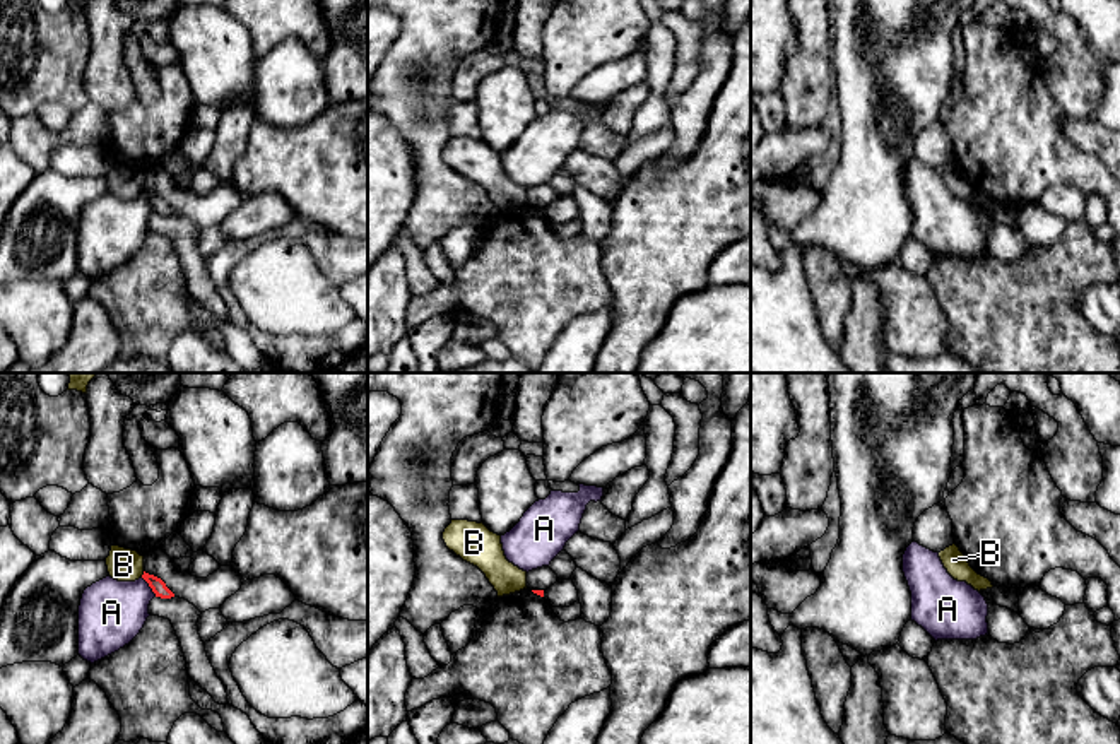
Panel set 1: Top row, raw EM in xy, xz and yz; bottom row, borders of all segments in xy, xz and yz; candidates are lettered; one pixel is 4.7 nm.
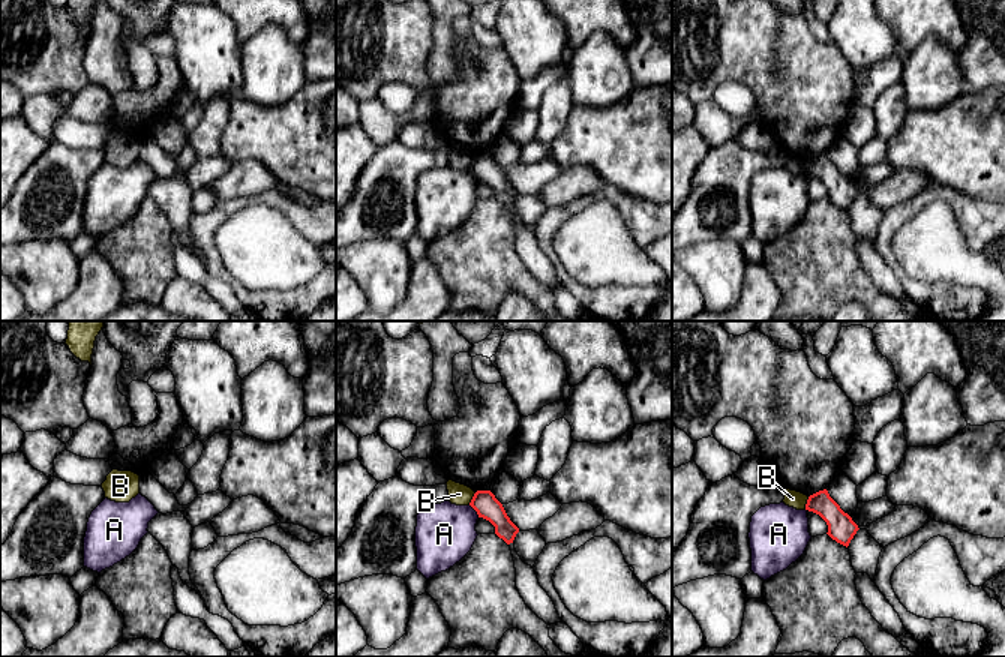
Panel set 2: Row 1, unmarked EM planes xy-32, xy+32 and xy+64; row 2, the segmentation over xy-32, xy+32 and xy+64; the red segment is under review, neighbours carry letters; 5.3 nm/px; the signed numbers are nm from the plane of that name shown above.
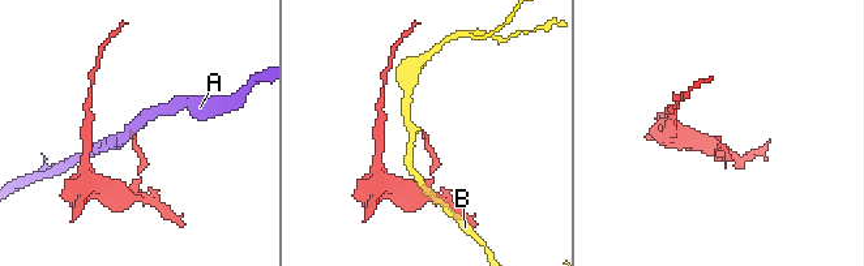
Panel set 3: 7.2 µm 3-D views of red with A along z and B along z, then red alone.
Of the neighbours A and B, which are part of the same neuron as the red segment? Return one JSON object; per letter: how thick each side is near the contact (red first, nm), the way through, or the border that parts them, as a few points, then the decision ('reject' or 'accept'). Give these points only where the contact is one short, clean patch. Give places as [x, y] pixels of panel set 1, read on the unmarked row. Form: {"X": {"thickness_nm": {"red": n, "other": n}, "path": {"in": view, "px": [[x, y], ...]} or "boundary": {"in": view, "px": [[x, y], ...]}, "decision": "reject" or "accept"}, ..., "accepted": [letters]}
{"A": {"thickness_nm": {"red": 70, "other": 320}, "boundary": {"in": "xy", "px": [[142, 194], [156, 212]]}, "decision": "reject"}, "B": {"thickness_nm": {"red": 70, "other": 160}, "boundary": {"in": "xy", "px": [[144, 188], [141, 194]]}, "decision": "reject"}, "accepted": []}

